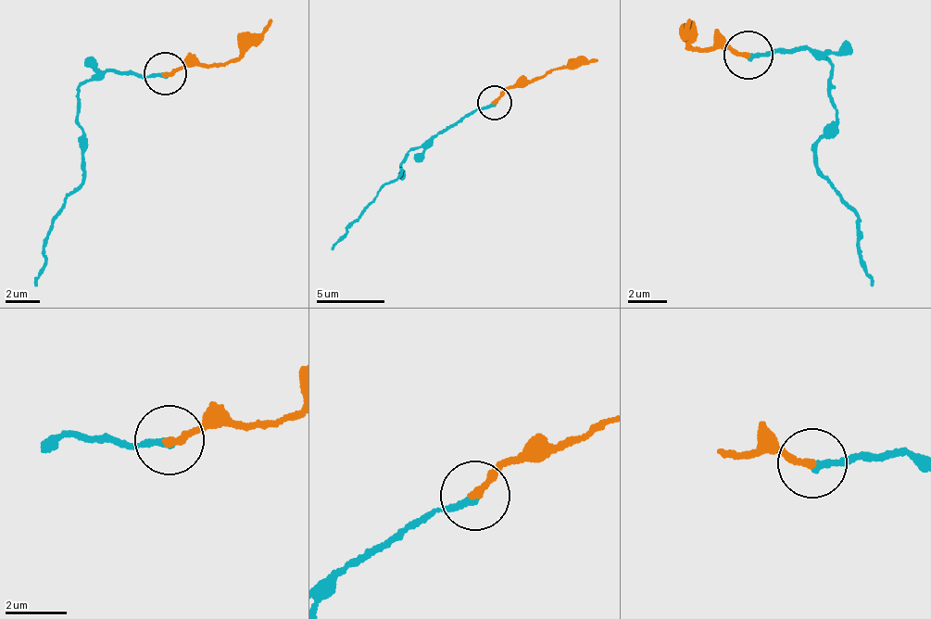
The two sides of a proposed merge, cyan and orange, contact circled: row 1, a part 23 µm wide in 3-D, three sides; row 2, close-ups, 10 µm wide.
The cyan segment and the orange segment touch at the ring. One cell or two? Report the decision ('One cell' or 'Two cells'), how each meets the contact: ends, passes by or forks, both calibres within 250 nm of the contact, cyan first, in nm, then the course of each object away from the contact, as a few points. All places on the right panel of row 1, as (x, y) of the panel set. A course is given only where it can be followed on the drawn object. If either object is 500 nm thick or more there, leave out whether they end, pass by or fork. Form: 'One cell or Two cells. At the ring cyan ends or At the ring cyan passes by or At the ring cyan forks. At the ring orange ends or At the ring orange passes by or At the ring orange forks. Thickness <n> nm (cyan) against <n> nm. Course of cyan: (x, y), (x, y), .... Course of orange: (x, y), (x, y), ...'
One cell. At the ring cyan ends. At the ring orange ends. Thickness 200 nm (cyan) against 240 nm. Course of cyan: (752, 53), (805, 45), (831, 63), (835, 127), (815, 145), (815, 170), (857, 212), (859, 264), (871, 285). Course of orange: (747, 53), (693, 50), (687, 18)

